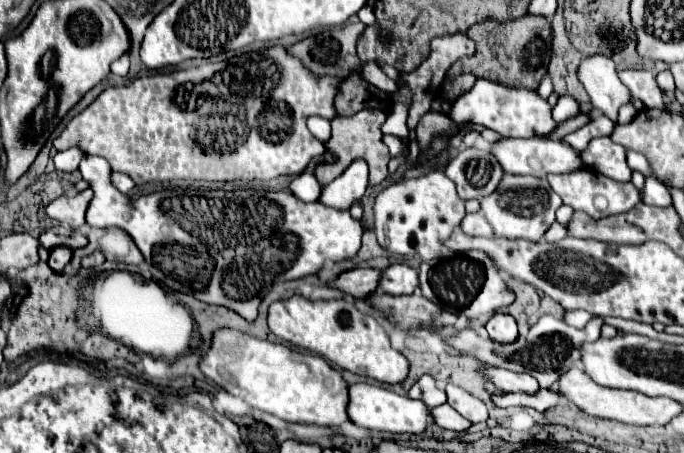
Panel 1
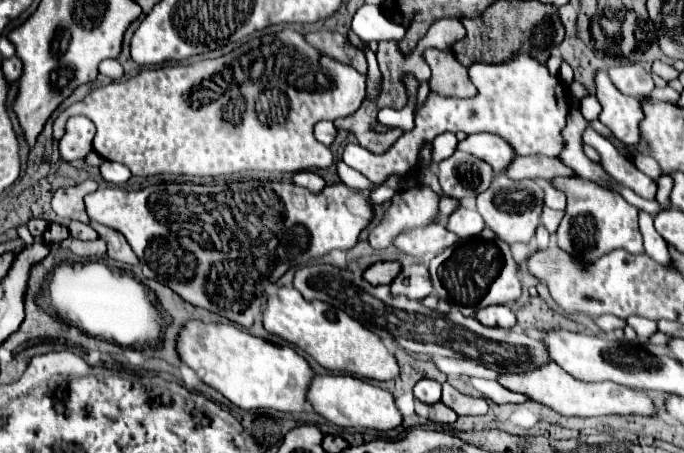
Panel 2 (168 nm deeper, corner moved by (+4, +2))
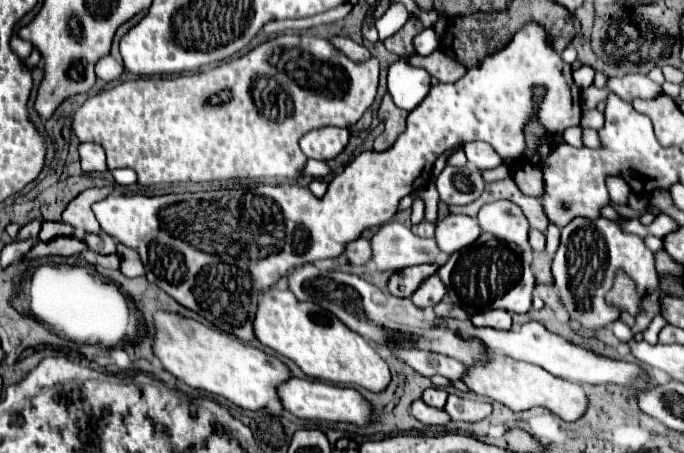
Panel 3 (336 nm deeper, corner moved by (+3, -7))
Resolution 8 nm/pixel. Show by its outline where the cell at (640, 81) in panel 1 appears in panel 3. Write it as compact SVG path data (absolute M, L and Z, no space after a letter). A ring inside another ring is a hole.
M627 74L623 78L609 78L607 88L627 102L633 102L635 98L655 98L655 94L661 94L661 86L657 86L647 76L639 76L639 74Z

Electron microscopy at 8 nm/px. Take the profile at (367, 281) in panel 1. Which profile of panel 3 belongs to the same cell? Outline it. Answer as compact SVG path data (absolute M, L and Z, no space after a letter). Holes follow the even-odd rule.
M421 264L421 266L403 268L391 276L389 292L399 298L409 298L421 286L421 282L437 274L437 270L439 270L437 264Z

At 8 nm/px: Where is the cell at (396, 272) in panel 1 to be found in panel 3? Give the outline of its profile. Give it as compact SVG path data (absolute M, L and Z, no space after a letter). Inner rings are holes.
M431 276L431 278L427 278L427 282L423 282L423 286L419 286L419 290L411 296L411 300L419 308L427 308L427 306L439 304L445 294L447 294L447 290L445 290L445 284L441 282L441 278Z

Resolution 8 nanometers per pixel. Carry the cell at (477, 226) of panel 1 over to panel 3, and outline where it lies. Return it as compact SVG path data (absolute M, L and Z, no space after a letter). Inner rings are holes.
M449 214L447 218L439 220L435 226L435 240L441 252L453 254L465 246L471 246L481 234L481 228L475 218L465 214Z

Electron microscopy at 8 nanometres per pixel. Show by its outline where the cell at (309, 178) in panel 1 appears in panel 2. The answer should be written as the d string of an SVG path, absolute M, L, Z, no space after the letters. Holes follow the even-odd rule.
M298 171L298 173L294 173L292 181L294 181L296 185L304 187L304 189L310 189L310 193L320 193L320 191L326 187L324 179L322 179L320 175L312 173L312 171Z

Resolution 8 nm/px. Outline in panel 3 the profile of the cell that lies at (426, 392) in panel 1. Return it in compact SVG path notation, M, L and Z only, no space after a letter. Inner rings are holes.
M427 388L423 392L423 402L435 408L443 408L447 402L447 392L443 388Z

